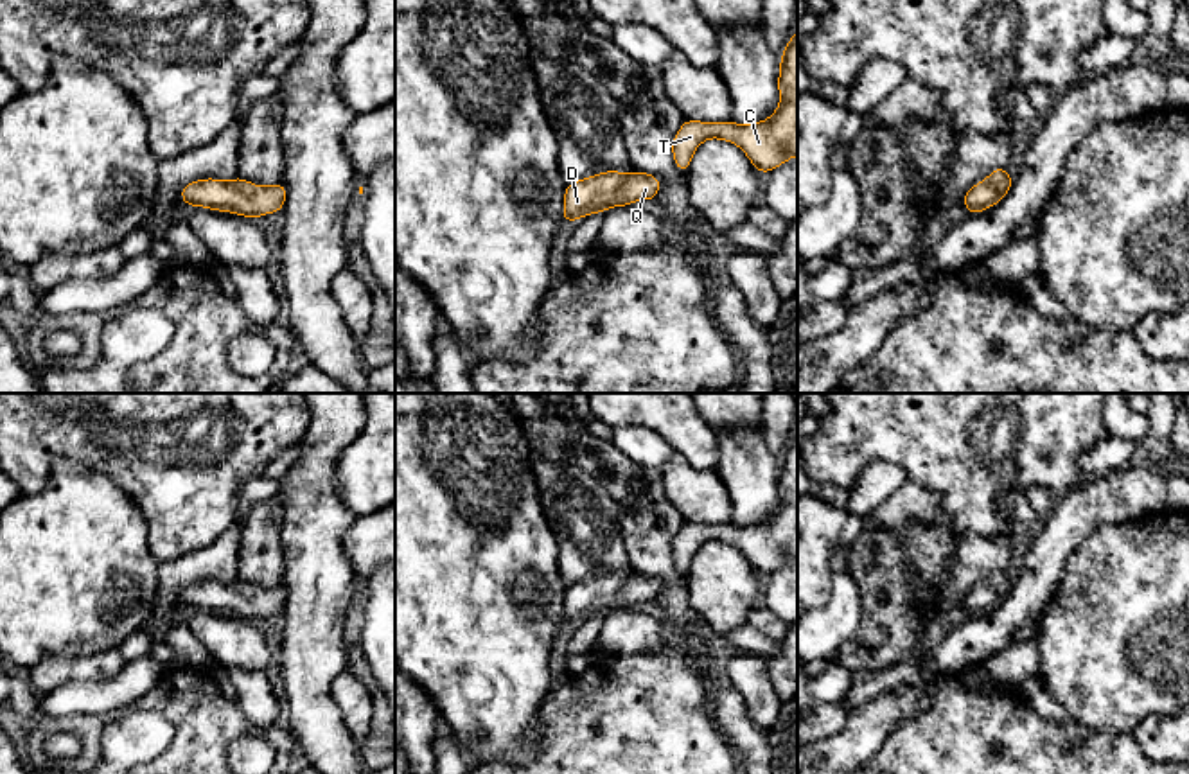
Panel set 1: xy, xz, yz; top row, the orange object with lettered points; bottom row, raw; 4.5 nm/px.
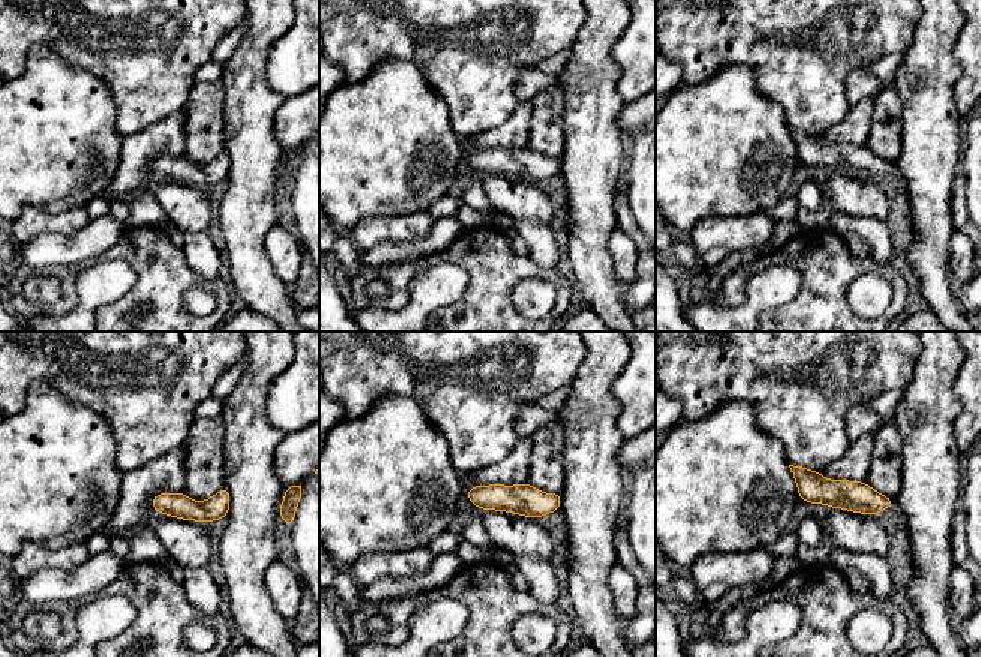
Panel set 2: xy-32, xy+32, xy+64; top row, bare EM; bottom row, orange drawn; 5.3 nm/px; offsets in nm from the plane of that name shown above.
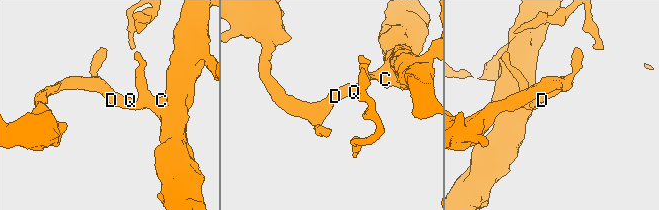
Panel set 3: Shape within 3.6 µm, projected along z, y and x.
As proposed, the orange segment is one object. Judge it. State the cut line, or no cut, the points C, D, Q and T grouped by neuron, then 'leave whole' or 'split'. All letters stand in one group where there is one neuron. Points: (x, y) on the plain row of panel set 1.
no cut | C D Q T | leave whole

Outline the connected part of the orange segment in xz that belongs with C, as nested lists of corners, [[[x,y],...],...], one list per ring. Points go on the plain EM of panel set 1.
[[[797,433],[788,442],[779,469],[779,508],[769,521],[754,526],[684,521],[672,544],[672,559],[683,576],[690,571],[697,550],[709,541],[738,548],[760,576],[797,559]]]

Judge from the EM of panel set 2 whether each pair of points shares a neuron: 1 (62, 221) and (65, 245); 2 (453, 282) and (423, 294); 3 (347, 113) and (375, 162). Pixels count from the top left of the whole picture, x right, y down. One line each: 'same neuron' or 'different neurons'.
1: different neurons
2: same neuron
3: same neuron

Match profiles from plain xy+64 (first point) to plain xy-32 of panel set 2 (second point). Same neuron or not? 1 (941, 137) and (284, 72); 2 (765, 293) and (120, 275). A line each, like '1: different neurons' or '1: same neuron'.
1: different neurons
2: same neuron

